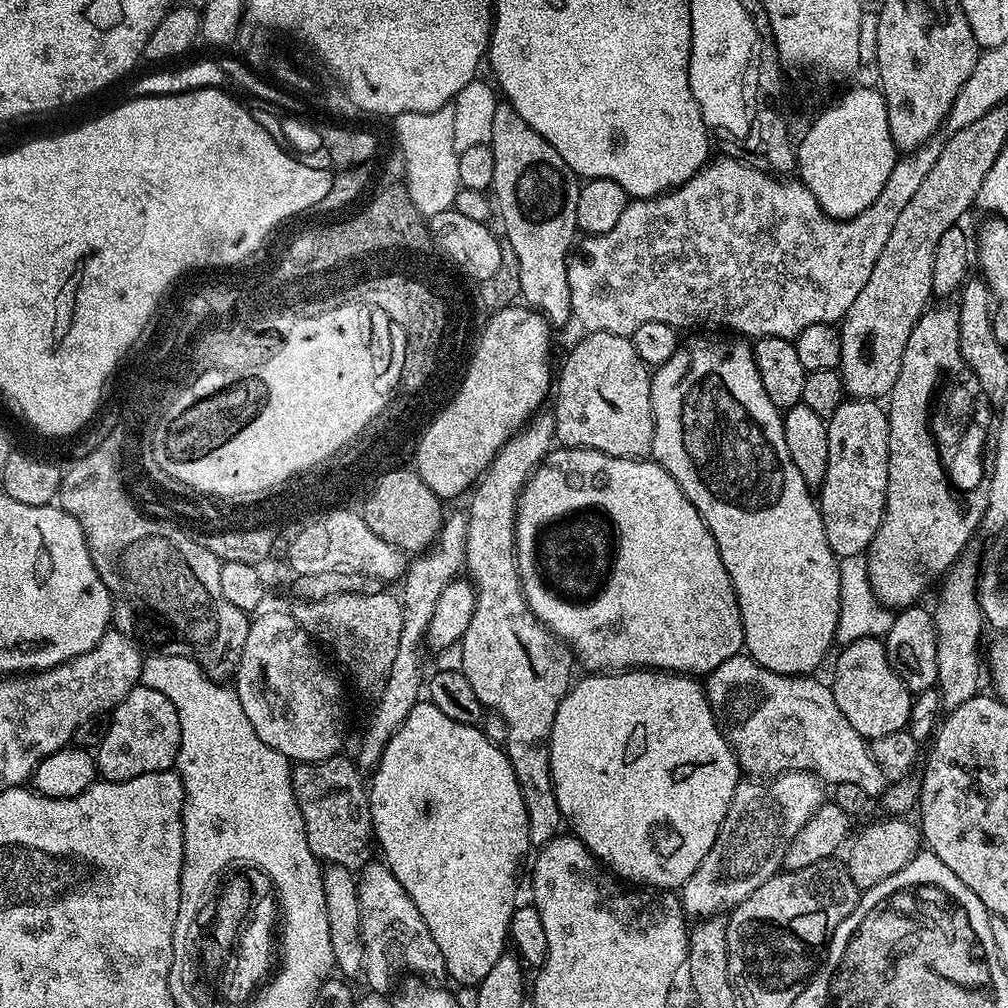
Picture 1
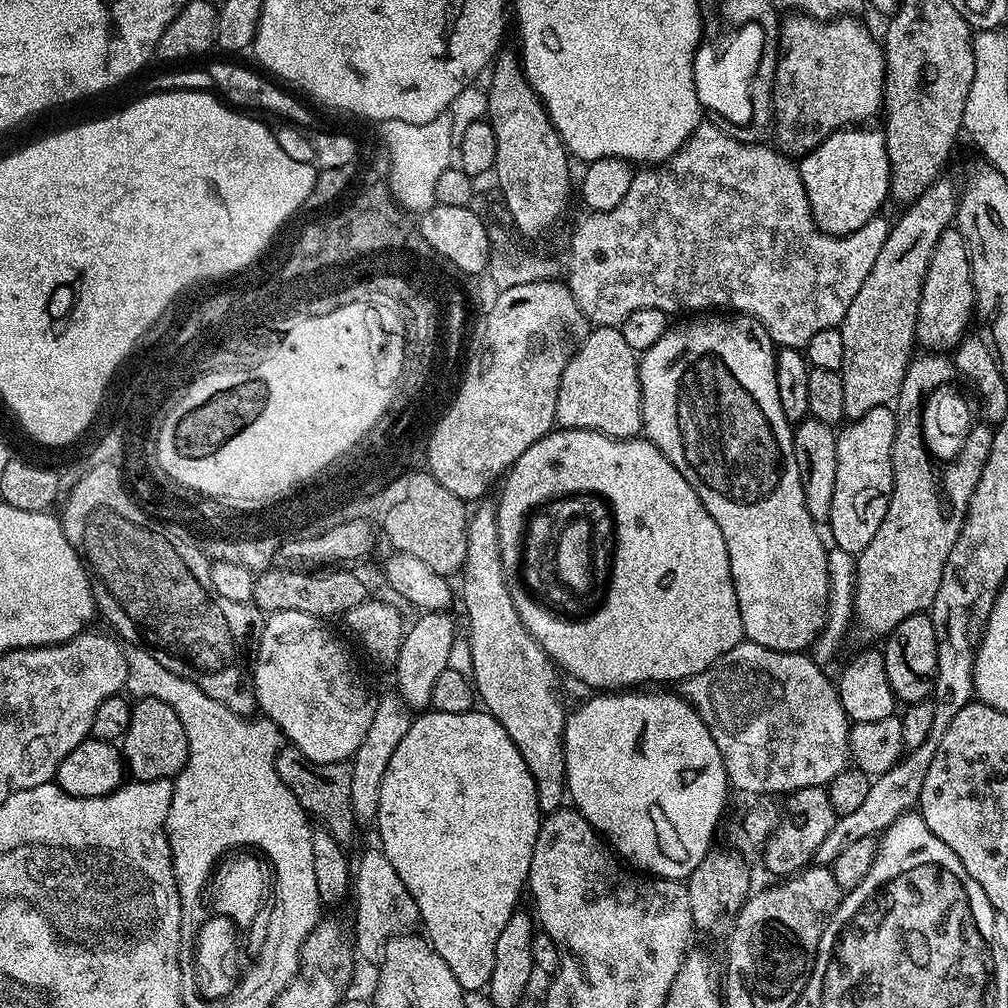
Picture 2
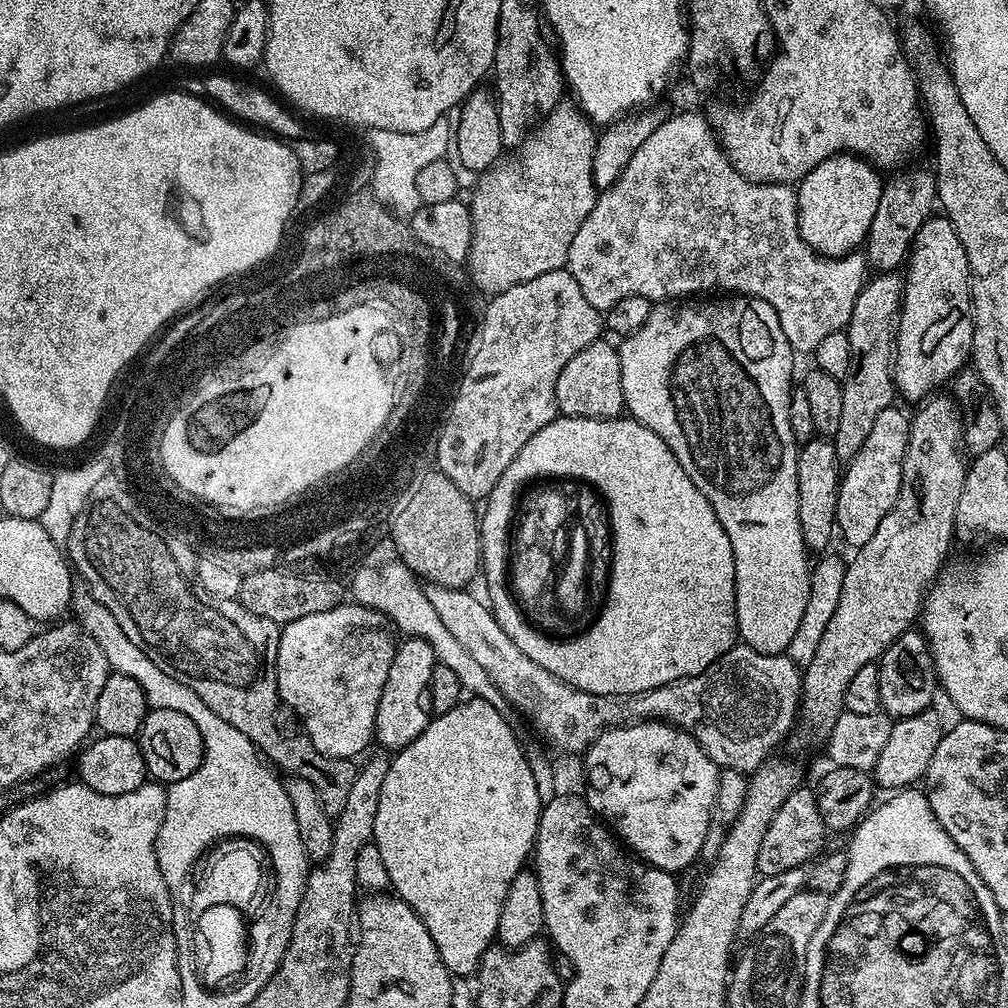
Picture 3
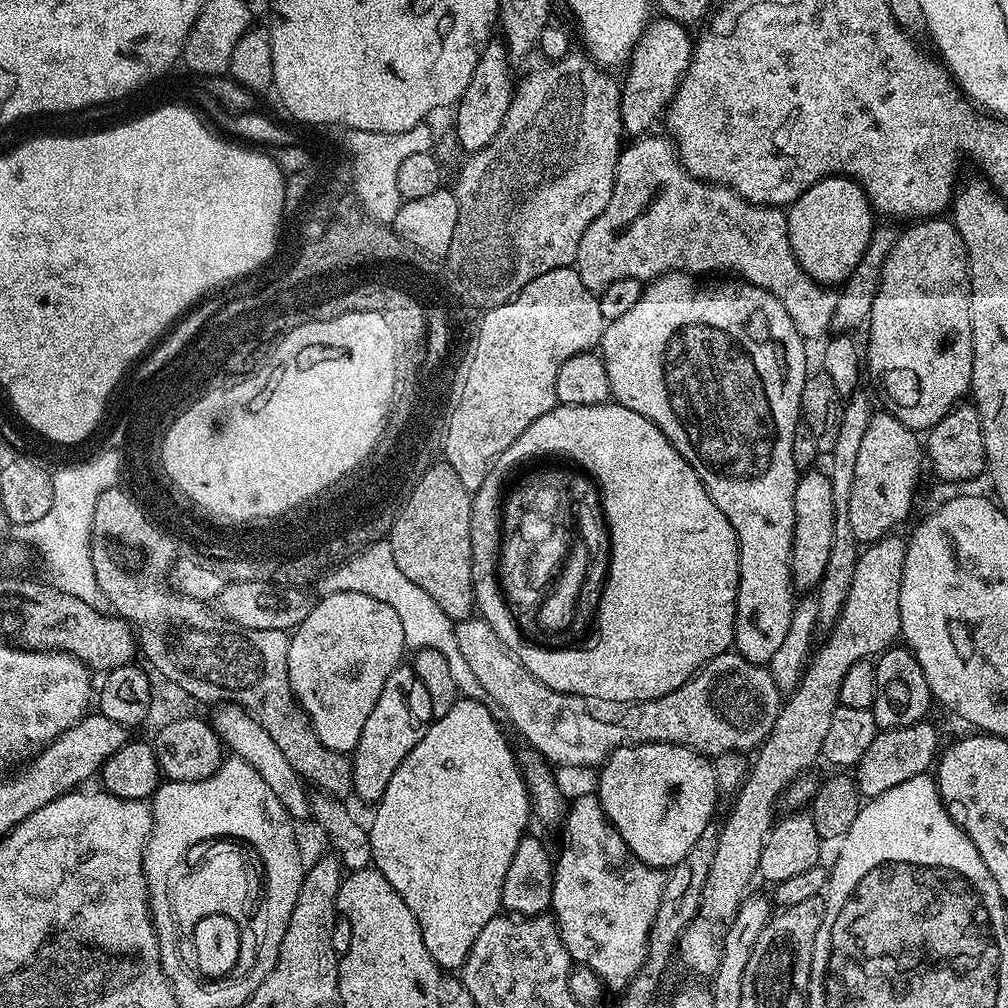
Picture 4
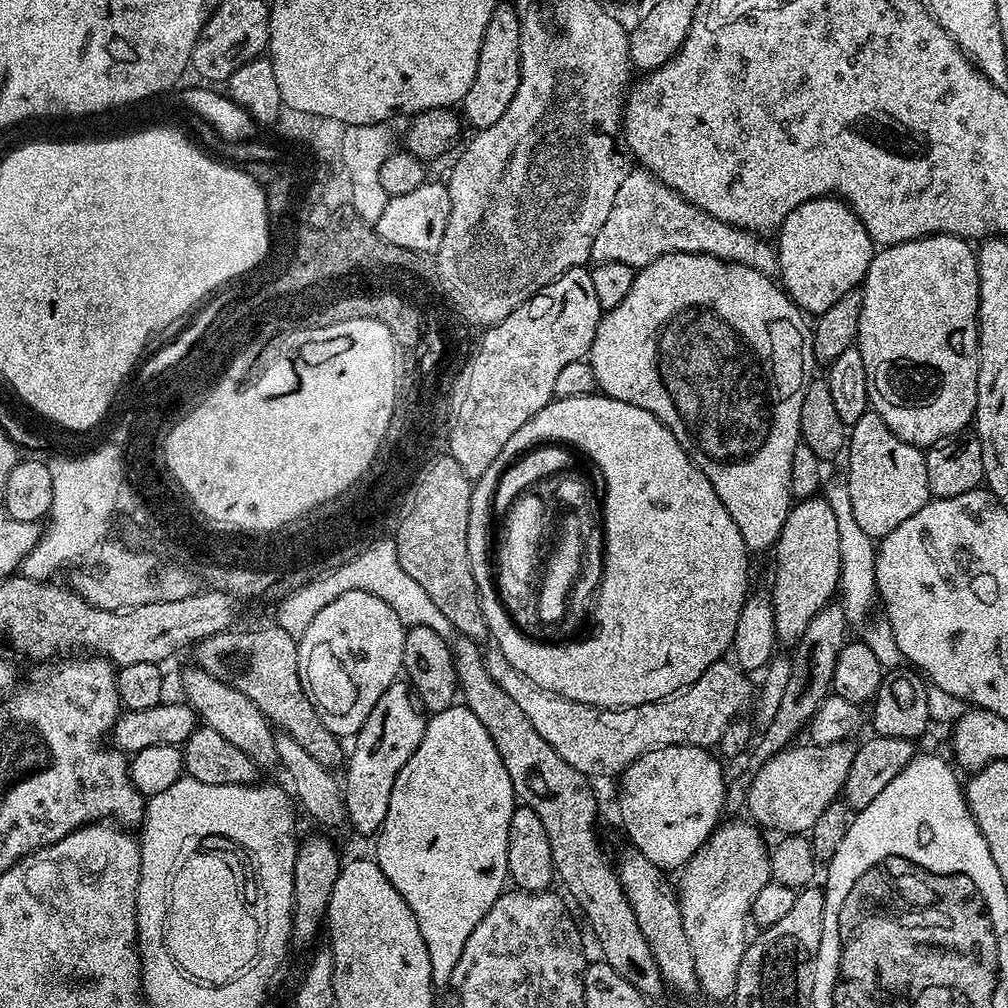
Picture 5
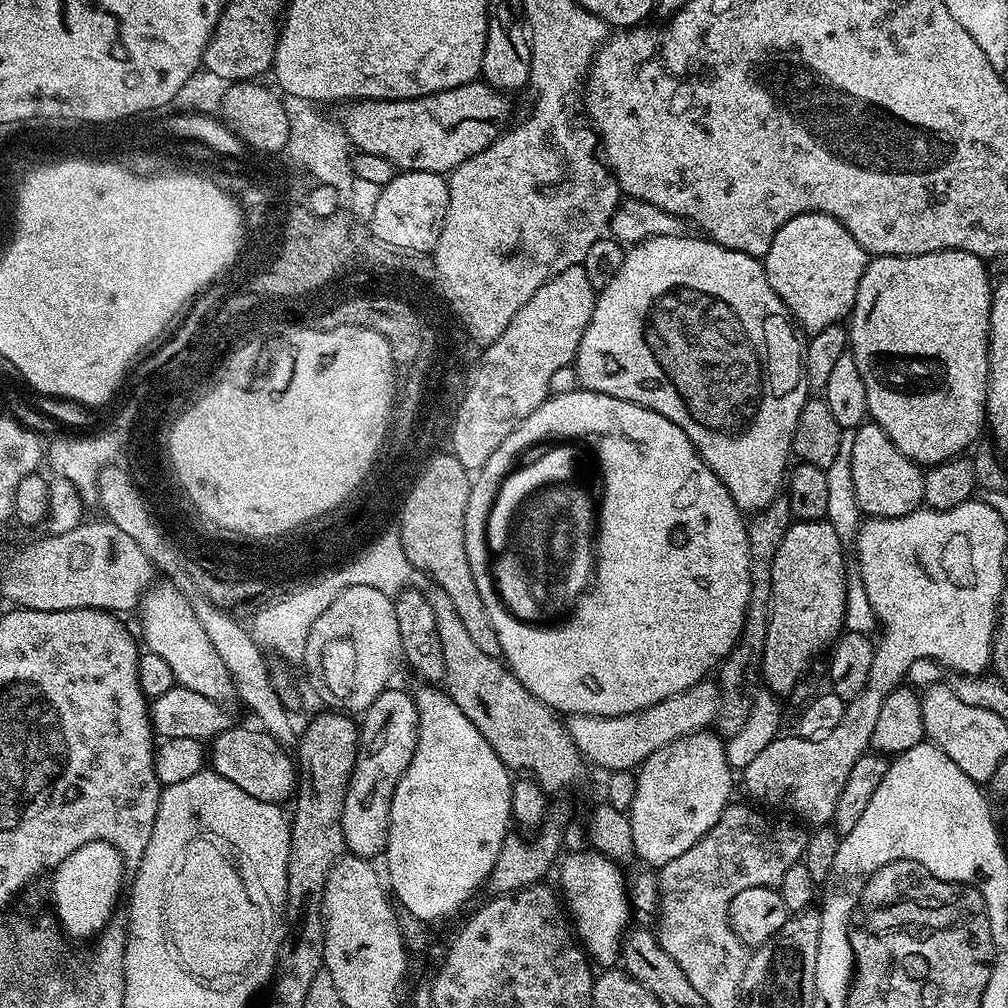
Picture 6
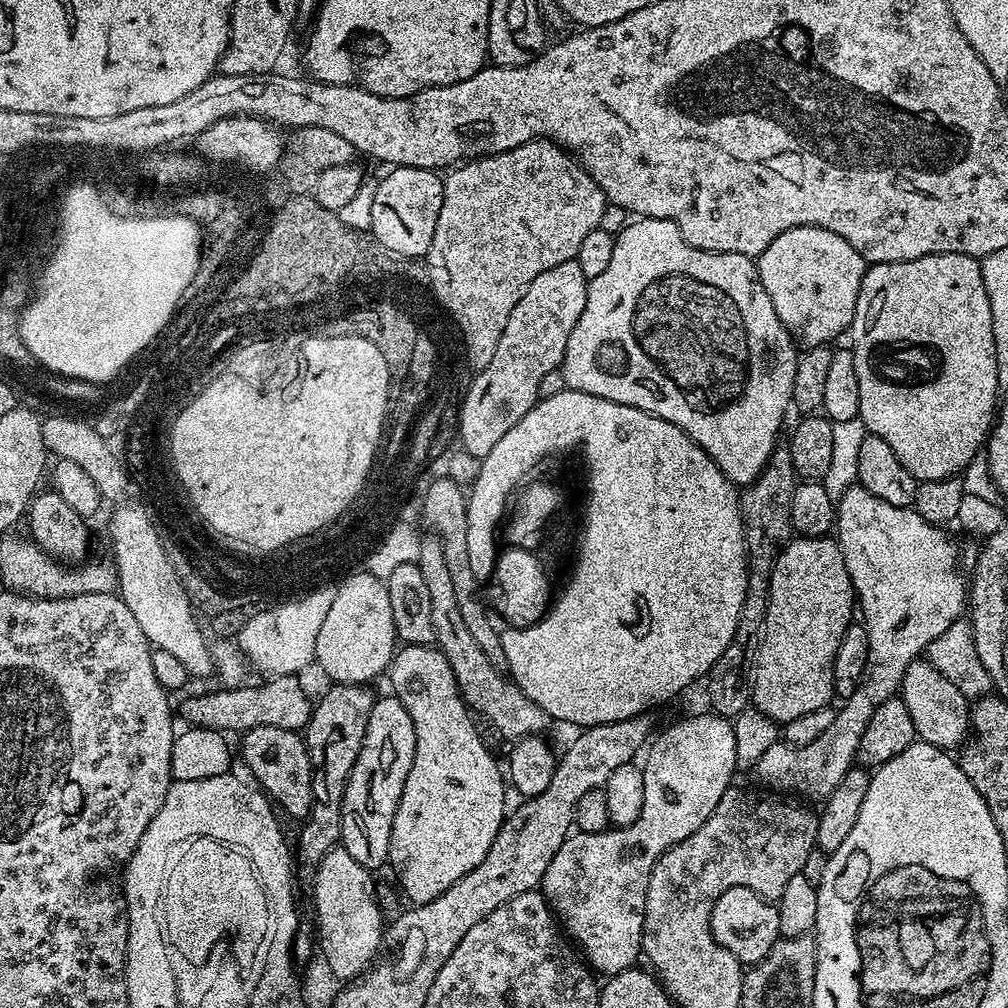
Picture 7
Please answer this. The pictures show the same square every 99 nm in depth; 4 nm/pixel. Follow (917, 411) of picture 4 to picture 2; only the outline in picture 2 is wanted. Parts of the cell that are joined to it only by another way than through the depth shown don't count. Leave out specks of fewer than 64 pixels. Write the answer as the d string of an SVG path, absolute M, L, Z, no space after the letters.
M953 226L938 238L926 278L922 286L922 298L916 319L916 344L924 350L952 350L965 339L964 327L968 315L974 309L972 287L972 264L968 260L968 246L964 243L960 229Z

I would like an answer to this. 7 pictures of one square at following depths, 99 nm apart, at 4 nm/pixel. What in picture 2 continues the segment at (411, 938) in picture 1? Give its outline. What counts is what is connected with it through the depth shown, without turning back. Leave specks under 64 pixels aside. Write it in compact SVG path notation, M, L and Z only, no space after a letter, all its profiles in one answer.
M383 851L368 852L360 861L354 864L354 896L356 892L356 921L352 924L352 932L356 935L354 939L354 952L357 957L364 960L381 959L385 946L390 940L396 939L397 936L415 929L420 924L420 911L414 902L414 898L406 890L402 878L398 878L398 870L390 866L390 862L385 858Z

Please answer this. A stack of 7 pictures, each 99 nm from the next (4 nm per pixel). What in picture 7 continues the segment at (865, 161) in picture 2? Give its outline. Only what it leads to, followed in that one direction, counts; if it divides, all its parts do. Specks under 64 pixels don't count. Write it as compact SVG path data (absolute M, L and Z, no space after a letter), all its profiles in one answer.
M818 226L791 228L778 234L778 238L774 238L770 246L766 246L755 265L762 286L766 286L766 294L770 294L770 302L774 302L774 314L778 314L782 326L801 349L831 345L835 336L851 329L854 310L858 306L858 294L864 281L866 262L862 254L858 254L858 250L854 250L854 246L846 242L846 238L838 238L838 234L822 230Z

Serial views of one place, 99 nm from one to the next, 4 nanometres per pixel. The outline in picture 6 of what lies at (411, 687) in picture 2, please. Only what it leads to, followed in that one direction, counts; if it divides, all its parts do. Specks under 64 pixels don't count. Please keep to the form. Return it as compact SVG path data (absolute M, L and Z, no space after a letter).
M397 686L385 688L372 705L362 714L360 749L352 771L352 781L346 794L342 830L344 847L351 855L376 858L388 847L388 823L394 790L410 766L410 758L416 749L418 734L418 710L415 699Z

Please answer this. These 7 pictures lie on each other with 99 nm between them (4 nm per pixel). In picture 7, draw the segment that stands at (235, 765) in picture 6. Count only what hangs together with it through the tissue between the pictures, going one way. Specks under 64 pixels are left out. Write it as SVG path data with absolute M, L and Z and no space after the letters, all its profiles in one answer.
M263 724L249 728L241 740L244 741L240 748L238 744L238 756L252 771L251 779L267 793L281 813L284 811L286 815L293 816L296 822L303 821L310 814L312 805L312 763L303 735L291 728Z

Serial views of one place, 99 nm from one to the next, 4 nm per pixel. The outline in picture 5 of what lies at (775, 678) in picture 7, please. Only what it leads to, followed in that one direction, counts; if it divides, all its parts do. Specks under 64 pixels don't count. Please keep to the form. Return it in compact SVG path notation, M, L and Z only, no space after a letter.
M823 495L797 500L788 511L786 526L774 545L776 573L772 576L770 599L774 610L777 641L795 645L810 625L810 620L826 605L833 603L840 587L838 522Z

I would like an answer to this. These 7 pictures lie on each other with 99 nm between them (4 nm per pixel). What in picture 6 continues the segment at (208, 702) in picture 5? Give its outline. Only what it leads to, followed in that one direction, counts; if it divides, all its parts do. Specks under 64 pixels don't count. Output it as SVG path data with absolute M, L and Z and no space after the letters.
M171 583L165 584L149 589L138 609L142 626L140 636L146 642L147 651L161 655L169 663L179 687L194 690L211 700L228 702L236 696L230 670L226 670L222 658L218 658L218 650L214 650L206 630L202 630L202 622L198 622L184 593Z

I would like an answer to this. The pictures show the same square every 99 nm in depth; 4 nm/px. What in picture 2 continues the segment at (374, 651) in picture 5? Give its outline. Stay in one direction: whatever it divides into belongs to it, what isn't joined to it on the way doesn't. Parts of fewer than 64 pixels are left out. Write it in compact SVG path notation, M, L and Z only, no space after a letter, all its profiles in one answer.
M282 610L271 613L265 620L268 621L260 632L260 645L255 645L254 656L266 656L266 660L268 656L278 656L278 708L270 710L267 719L280 729L291 747L302 750L302 754L314 762L339 764L351 761L358 746L362 746L362 738L366 738L366 730L370 730L376 709L351 654L319 616L302 614L302 610Z

